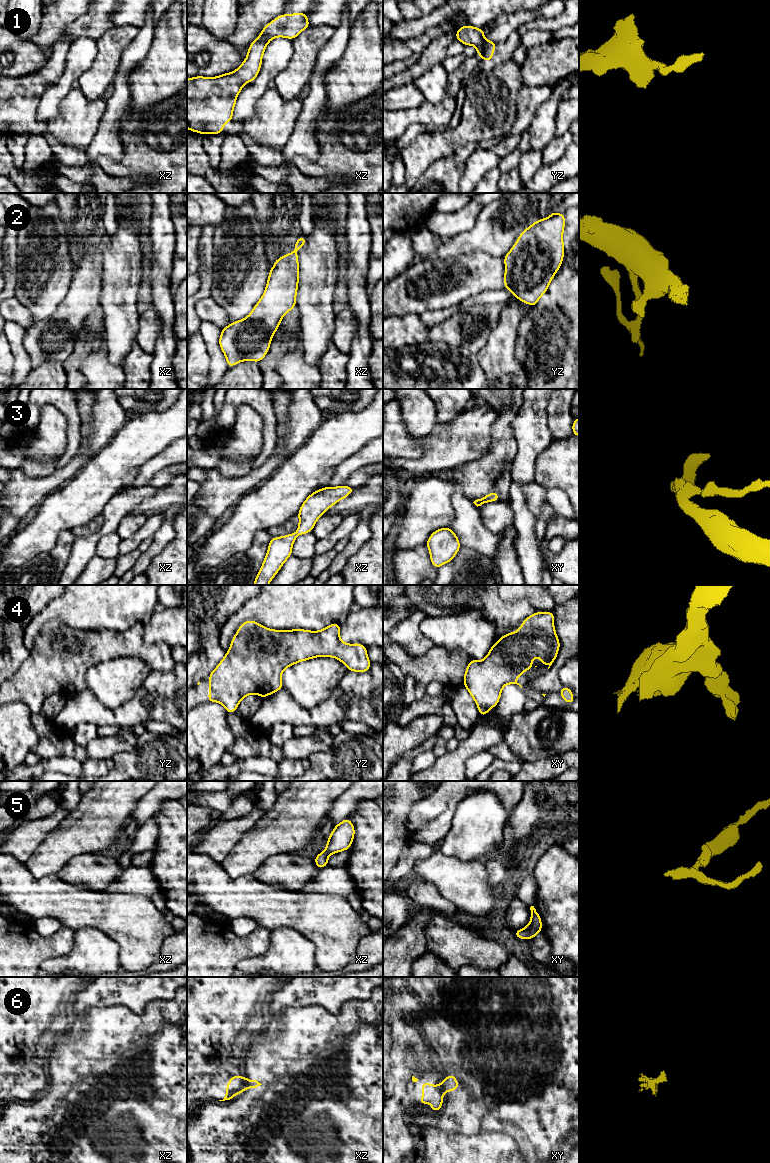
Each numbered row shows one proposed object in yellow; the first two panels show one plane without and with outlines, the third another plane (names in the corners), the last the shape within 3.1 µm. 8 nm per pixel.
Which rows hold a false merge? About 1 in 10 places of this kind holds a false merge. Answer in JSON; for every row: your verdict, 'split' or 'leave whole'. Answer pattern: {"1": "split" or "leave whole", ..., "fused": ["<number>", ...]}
{"1": "leave whole", "2": "leave whole", "3": "leave whole", "4": "leave whole", "5": "leave whole", "6": "split", "fused": ["6"]}

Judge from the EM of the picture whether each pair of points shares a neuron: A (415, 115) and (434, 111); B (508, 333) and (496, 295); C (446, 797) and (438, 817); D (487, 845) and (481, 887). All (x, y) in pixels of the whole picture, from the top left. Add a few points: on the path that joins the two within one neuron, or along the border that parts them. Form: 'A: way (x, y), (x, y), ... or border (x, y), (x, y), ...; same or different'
A: way (420, 115), (429, 114); same
B: border (505, 301), (502, 303); different
C: way (441, 802), (438, 806), (438, 812); same
D: border (460, 859), (483, 860); different

